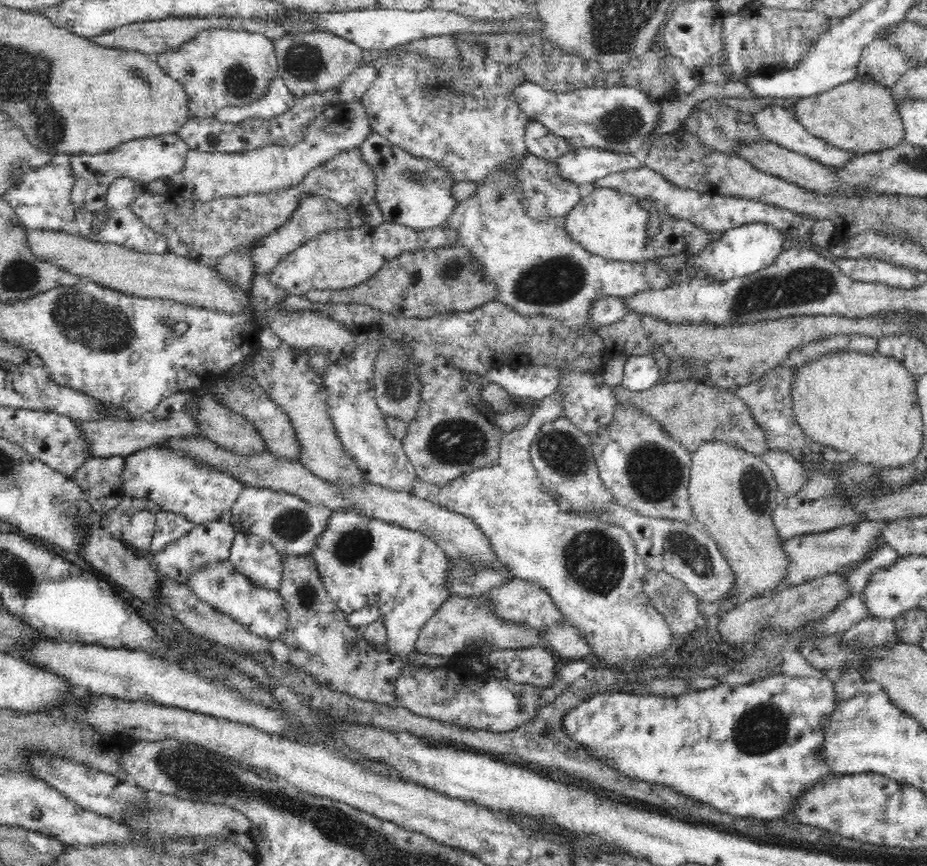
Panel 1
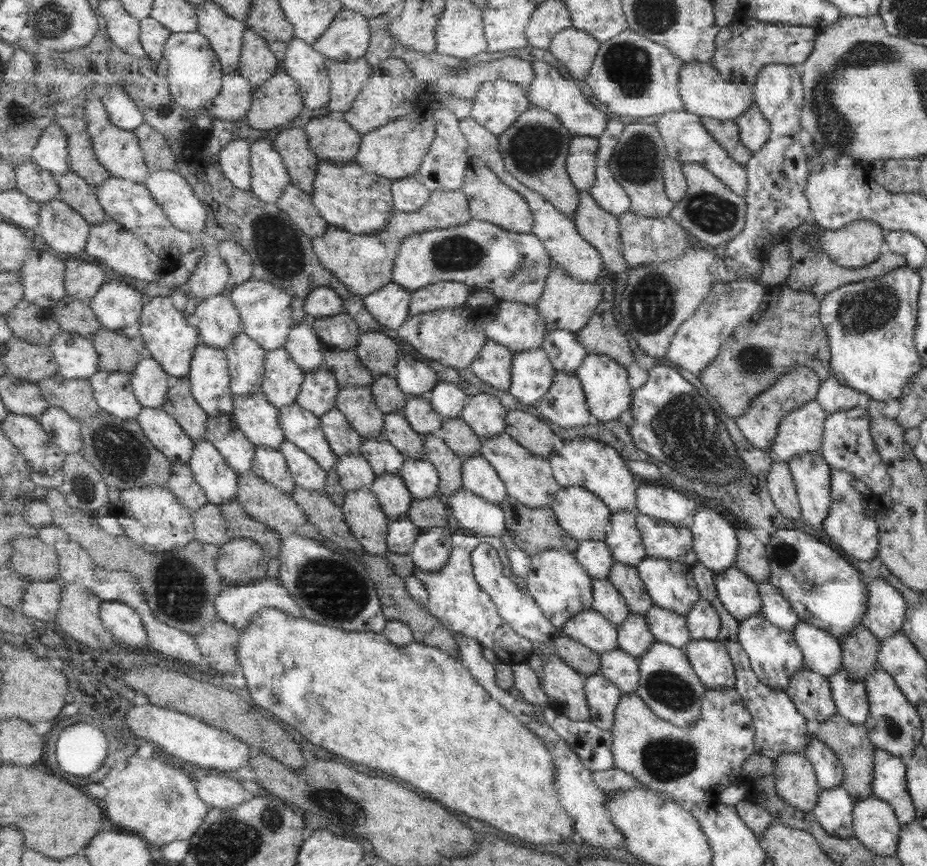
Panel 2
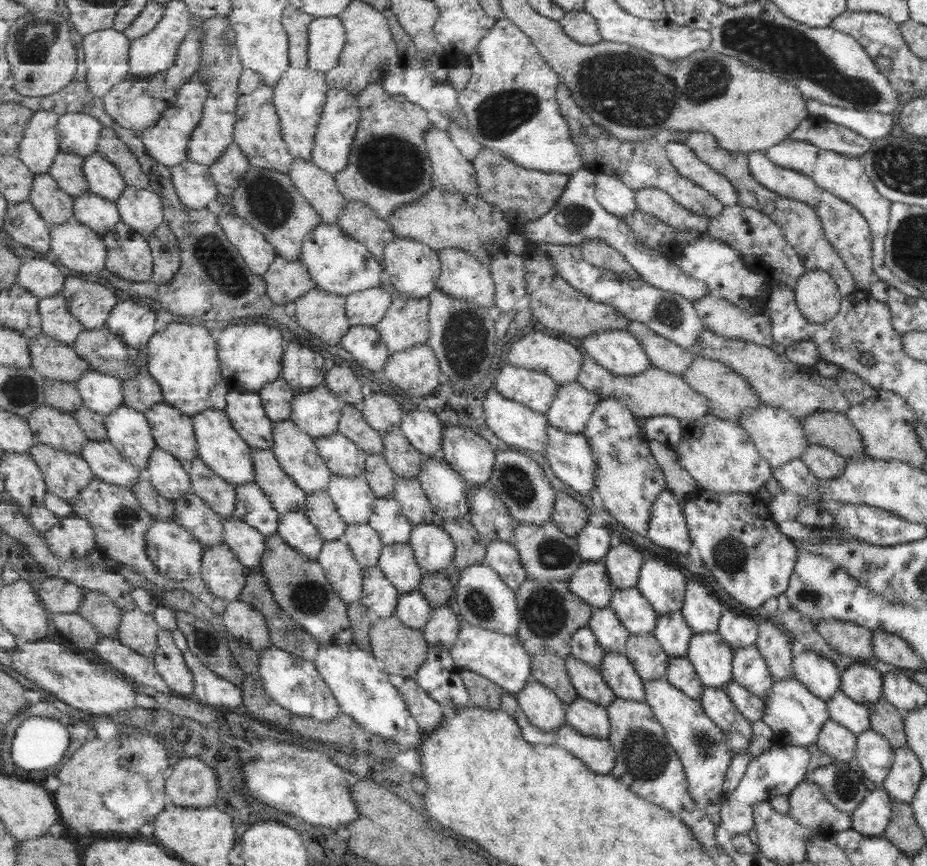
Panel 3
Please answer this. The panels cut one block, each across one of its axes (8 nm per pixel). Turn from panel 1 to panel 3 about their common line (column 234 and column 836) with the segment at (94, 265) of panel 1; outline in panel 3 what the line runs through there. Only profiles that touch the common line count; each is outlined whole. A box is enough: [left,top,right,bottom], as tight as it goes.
[792,269,839,323]

